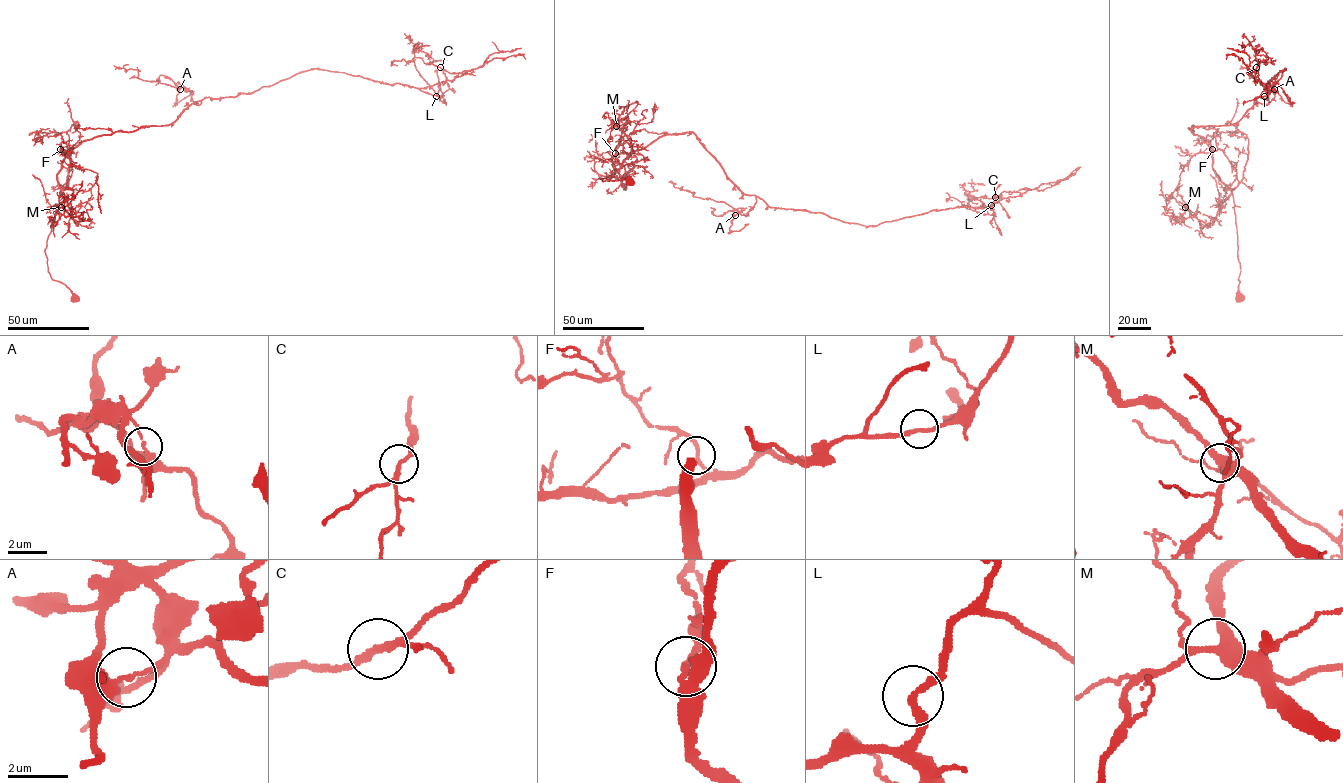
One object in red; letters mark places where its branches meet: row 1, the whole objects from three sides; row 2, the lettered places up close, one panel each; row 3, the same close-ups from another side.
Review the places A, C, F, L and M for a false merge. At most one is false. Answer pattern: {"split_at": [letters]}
{"split_at": ["A"]}

